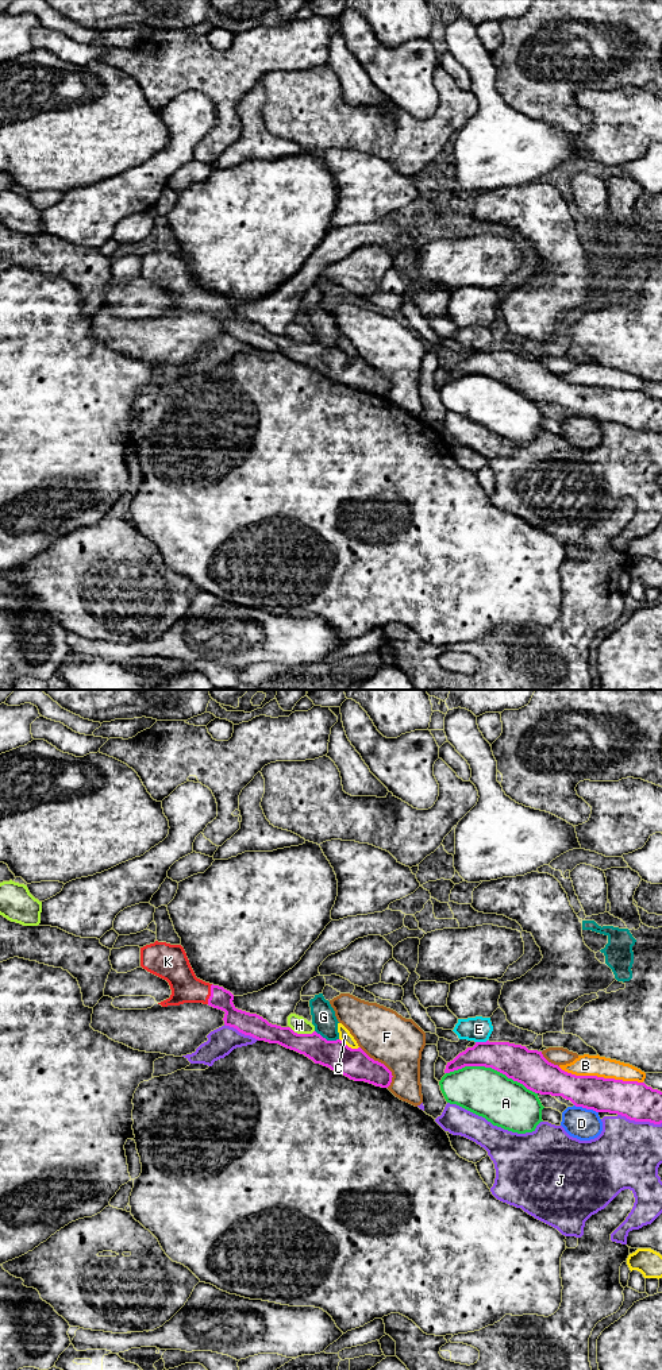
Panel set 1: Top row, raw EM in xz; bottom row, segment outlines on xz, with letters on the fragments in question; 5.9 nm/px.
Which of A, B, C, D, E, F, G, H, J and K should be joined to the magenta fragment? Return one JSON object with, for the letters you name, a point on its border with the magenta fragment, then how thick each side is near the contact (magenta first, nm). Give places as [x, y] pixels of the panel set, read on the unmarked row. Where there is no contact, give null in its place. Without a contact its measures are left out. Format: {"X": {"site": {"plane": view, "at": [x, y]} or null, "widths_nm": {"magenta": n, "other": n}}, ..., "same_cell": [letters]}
{"K": {"site": {"plane": "xz", "at": [211, 303]}, "widths_nm": {"magenta": 130, "other": 180}}, "same_cell": ["K"]}

